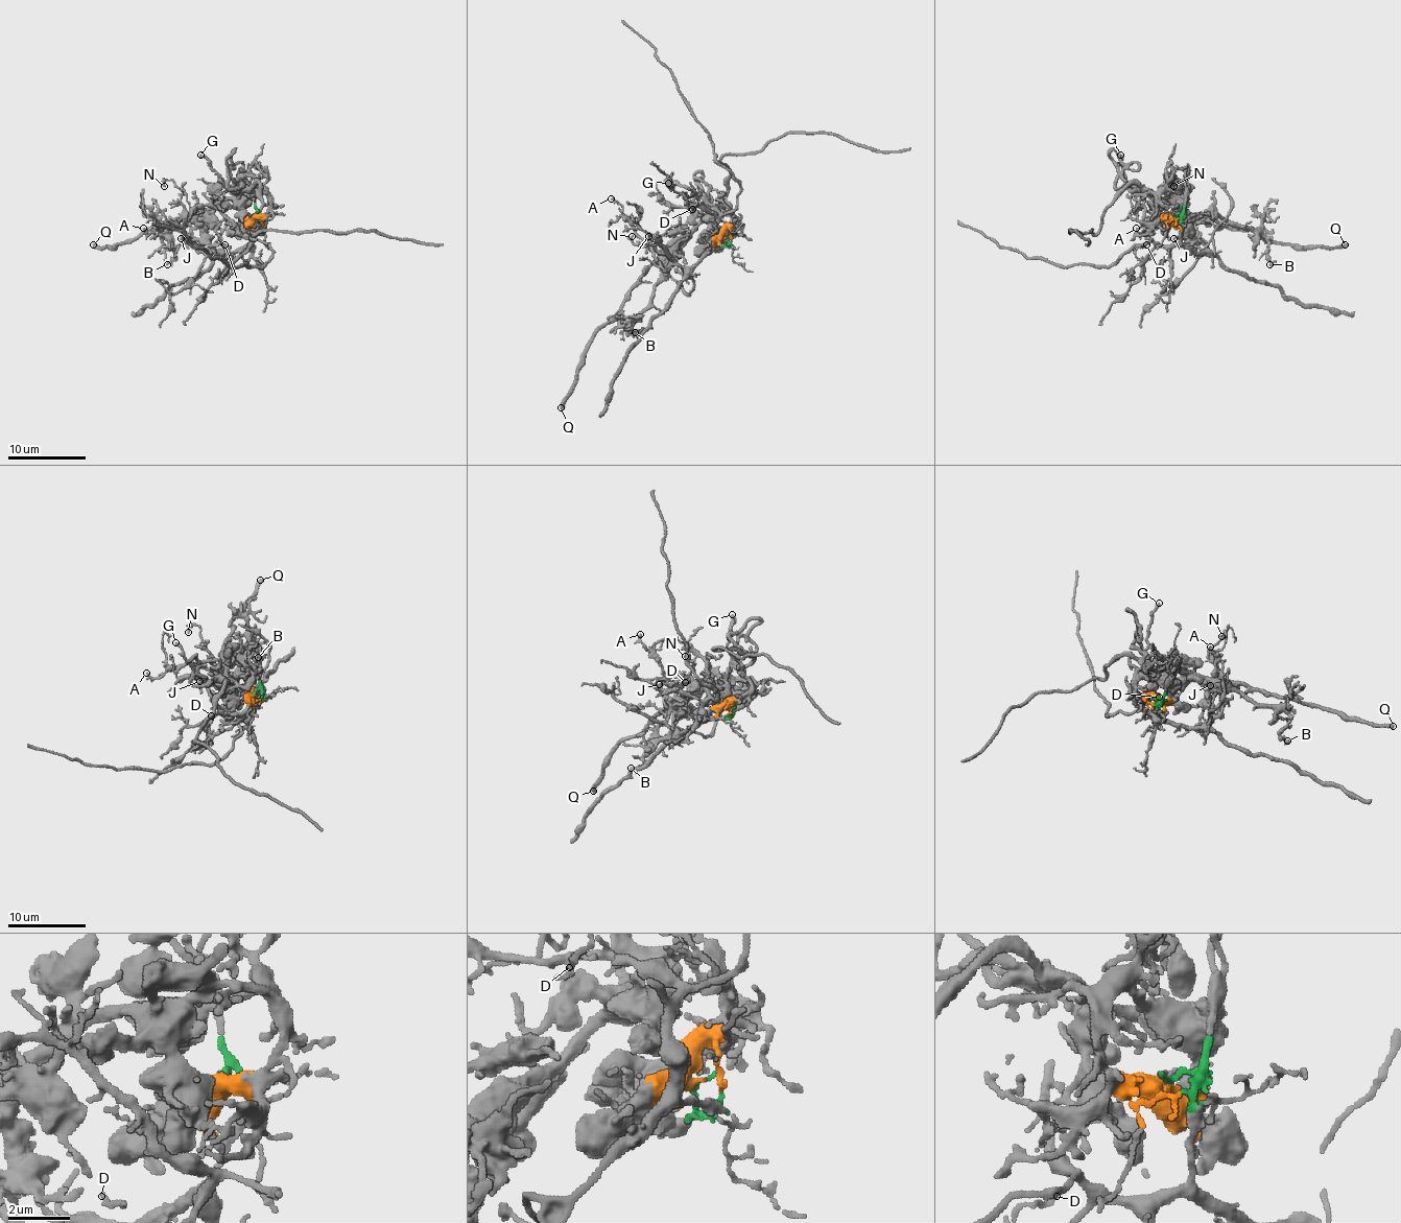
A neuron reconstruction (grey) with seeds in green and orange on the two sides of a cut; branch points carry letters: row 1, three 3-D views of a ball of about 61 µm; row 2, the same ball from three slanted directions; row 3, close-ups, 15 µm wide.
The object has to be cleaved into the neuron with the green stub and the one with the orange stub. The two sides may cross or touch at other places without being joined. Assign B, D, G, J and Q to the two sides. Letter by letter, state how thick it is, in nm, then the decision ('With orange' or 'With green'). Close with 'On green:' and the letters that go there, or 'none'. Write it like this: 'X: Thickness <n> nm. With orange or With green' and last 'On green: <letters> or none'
B: Thickness 110 nm. With orange
D: Thickness 160 nm. With green
G: Thickness 200 nm. With orange
J: Thickness 120 nm. With green
Q: Thickness 360 nm. With orange
On green: D, J

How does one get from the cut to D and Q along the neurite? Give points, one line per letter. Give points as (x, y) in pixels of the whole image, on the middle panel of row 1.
D: (726, 237), (728, 243), (720, 239), (718, 219), (694, 203), (694, 198), (693, 208)
Q: (726, 237), (725, 232), (738, 219), (732, 216), (703, 218), (667, 250), (593, 337), (577, 383), (562, 408)

